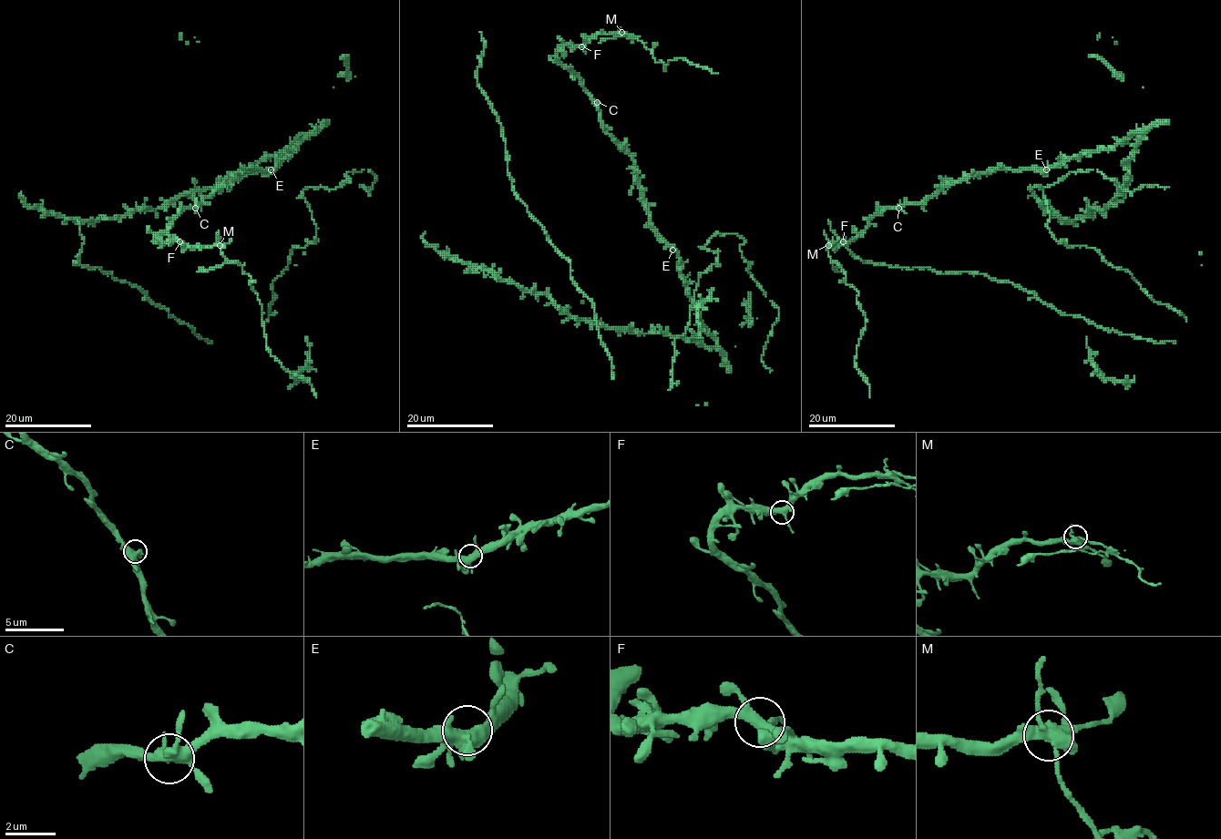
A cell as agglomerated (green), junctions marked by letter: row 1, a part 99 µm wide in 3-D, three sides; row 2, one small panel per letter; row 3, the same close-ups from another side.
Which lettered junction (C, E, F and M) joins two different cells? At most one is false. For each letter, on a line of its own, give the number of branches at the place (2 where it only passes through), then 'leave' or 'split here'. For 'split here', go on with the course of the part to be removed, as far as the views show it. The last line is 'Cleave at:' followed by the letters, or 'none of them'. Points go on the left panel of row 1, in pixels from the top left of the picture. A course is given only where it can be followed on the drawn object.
C: 4 branches meet; leave
E: 4 branches meet; leave
F: 5 branches meet; leave
M: 5 branches meet; split here; foreign part runs (219, 245), (222, 256), (236, 261), (251, 278), (272, 355), (303, 378), (316, 397)
Cleave at: M

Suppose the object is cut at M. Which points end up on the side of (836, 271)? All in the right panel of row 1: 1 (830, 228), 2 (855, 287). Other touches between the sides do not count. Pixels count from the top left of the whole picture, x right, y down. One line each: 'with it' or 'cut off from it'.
1: cut off from it
2: with it

